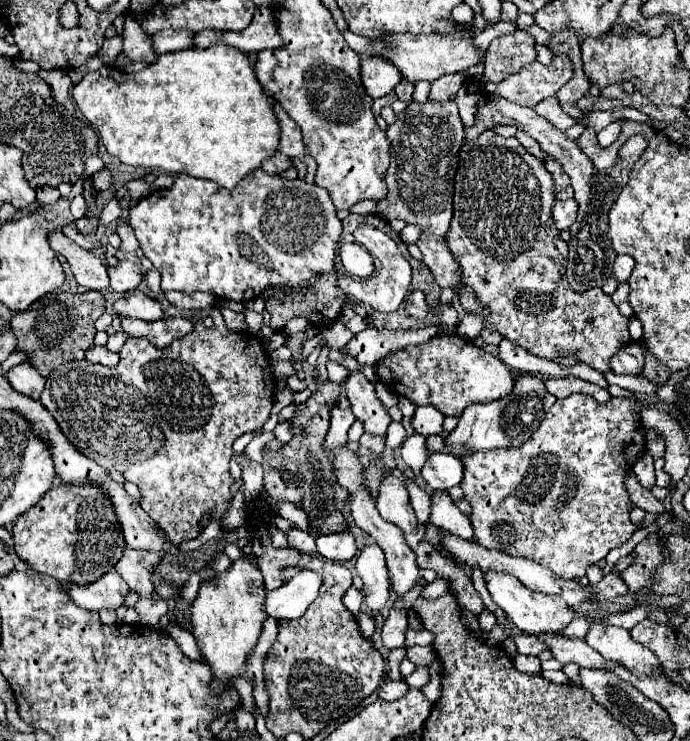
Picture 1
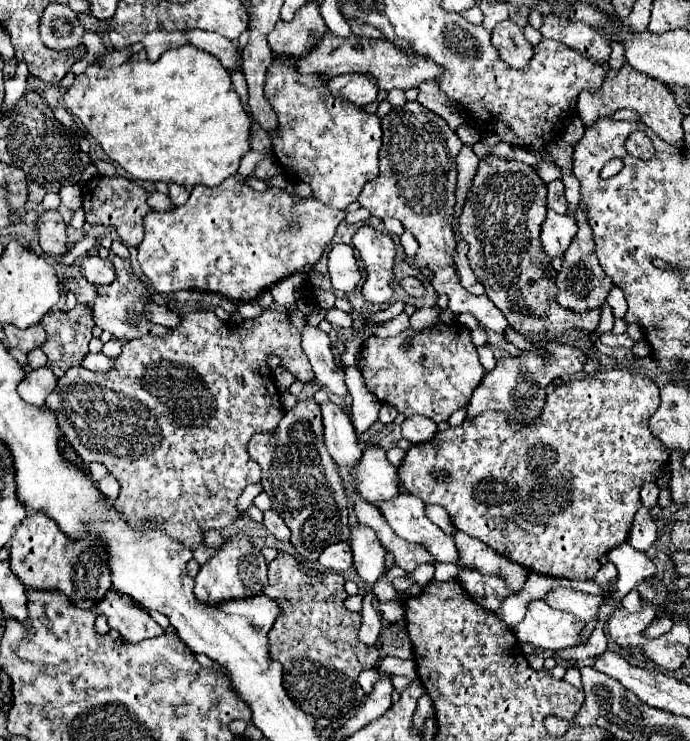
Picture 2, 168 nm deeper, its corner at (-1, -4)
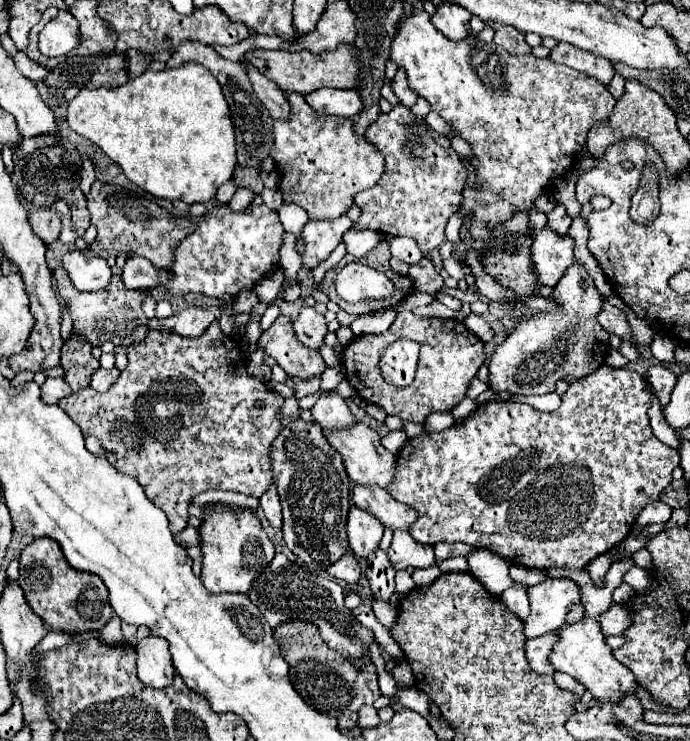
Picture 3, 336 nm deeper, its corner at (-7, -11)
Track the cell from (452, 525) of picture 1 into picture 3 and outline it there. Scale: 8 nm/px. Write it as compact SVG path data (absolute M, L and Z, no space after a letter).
M514 583L510 589L506 589L506 591L500 595L502 601L508 605L508 609L510 609L514 615L518 615L522 621L530 615L530 611L528 611L528 595L524 595L524 591L526 591L526 585Z

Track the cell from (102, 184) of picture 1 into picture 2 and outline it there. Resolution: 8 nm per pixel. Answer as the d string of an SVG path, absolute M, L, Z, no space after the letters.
M94 176L92 180L88 180L84 184L82 196L84 196L84 204L82 206L86 210L86 222L114 226L126 246L138 246L142 242L142 238L144 238L142 216L152 210L146 204L148 192L142 186L138 186L136 182L132 182L128 178L122 178L122 176L112 176L112 178Z

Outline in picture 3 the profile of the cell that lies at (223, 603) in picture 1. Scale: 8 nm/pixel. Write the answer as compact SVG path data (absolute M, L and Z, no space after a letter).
M228 503L206 505L200 517L200 545L202 545L202 583L208 591L242 591L252 587L252 581L274 557L274 543L268 539L254 509L236 507Z

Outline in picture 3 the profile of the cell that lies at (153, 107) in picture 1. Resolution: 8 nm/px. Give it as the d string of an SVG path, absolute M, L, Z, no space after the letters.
M186 63L178 69L164 71L148 69L144 75L116 89L102 87L98 91L80 91L68 103L66 121L70 129L90 139L112 161L116 161L128 181L160 199L180 199L188 205L208 203L214 199L216 189L228 181L228 175L232 175L232 167L238 165L228 103L220 91L216 77L210 75L206 67L196 67L196 63Z

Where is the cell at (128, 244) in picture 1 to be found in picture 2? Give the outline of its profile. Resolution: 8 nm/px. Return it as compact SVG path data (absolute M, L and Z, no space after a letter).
M114 256L112 258L114 266L116 266L116 280L110 286L94 286L90 282L86 282L86 278L82 276L72 276L68 280L64 280L64 290L72 290L78 298L78 302L82 304L90 304L92 312L94 312L94 322L96 326L100 326L102 330L108 330L114 338L118 338L120 342L128 342L134 338L142 338L142 336L165 336L173 329L166 328L161 325L151 323L148 318L141 317L145 315L143 309L144 303L149 297L149 293L144 286L144 282L140 282L134 274L132 274L132 266L130 260Z

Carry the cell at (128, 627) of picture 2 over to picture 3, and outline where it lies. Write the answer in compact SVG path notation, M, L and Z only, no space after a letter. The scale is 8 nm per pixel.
M152 635L140 639L136 645L136 653L138 653L138 679L146 687L164 689L172 685L176 671L172 667L166 639Z

